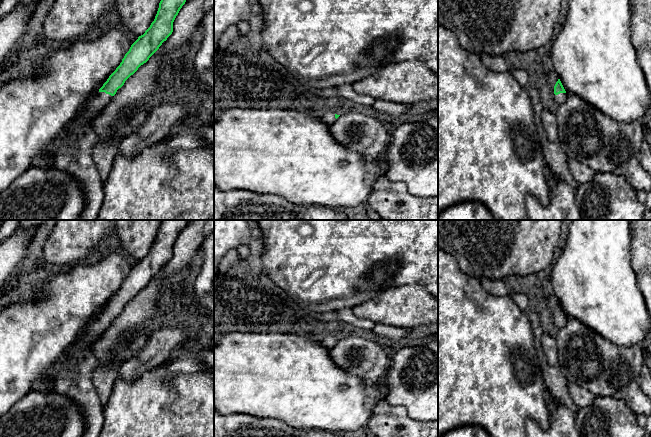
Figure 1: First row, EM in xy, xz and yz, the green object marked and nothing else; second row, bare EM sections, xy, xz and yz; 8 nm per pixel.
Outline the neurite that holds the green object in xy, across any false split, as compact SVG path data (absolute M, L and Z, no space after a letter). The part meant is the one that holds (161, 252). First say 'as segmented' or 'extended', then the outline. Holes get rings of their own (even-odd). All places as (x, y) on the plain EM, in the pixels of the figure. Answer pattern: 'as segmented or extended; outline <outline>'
extended; outline M162 220L154 245L145 257L131 269L116 294L97 316L85 338L68 354L78 356L90 348L94 340L105 332L125 305L146 287L173 256L173 246L188 220Z

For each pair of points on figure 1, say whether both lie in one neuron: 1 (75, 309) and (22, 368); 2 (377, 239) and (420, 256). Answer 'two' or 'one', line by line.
1: one
2: one

